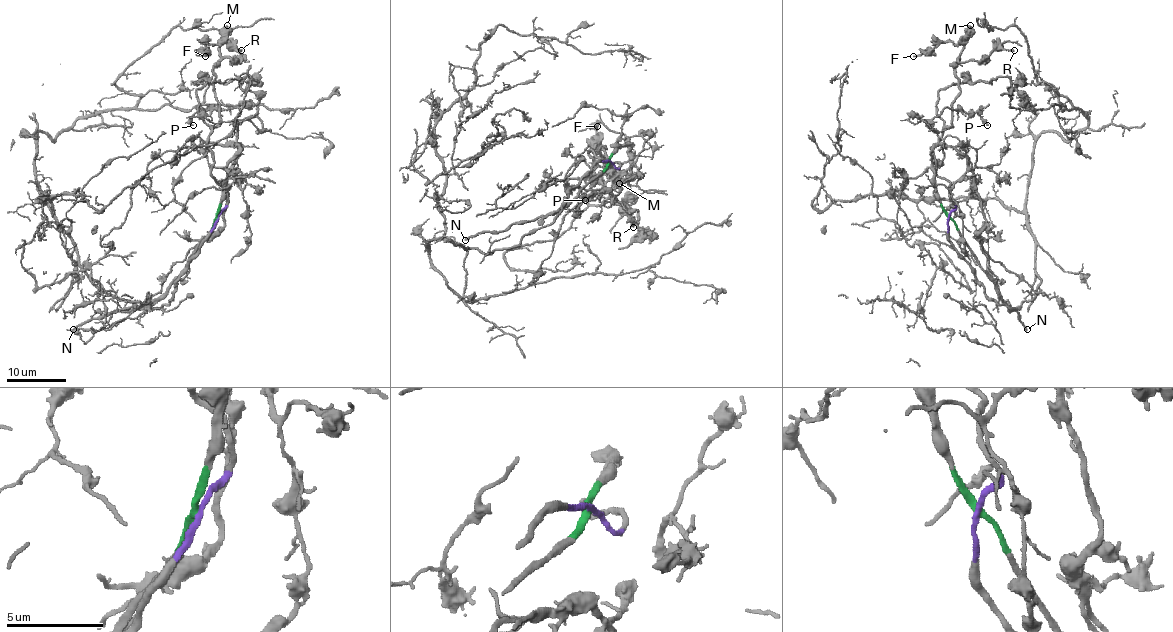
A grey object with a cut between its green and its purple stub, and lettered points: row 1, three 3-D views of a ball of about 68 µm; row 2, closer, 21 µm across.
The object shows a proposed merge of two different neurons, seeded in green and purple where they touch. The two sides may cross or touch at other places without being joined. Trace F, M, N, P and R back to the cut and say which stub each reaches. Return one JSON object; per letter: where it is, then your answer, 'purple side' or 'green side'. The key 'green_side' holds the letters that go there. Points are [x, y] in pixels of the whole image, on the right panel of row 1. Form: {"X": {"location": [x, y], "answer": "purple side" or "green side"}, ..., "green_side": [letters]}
{"F": {"location": [913, 56], "answer": "purple side"}, "M": {"location": [970, 25], "answer": "purple side"}, "N": {"location": [1027, 329], "answer": "green side"}, "P": {"location": [987, 125], "answer": "green side"}, "R": {"location": [1014, 50], "answer": "purple side"}, "green_side": ["N", "P"]}

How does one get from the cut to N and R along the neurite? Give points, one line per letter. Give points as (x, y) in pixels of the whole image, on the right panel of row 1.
N: (949, 217), (986, 276), (1010, 309), (1017, 313), (1026, 330)
R: (949, 217), (955, 207), (949, 182), (936, 173), (933, 148), (952, 122), (960, 91), (955, 63), (1014, 50)

